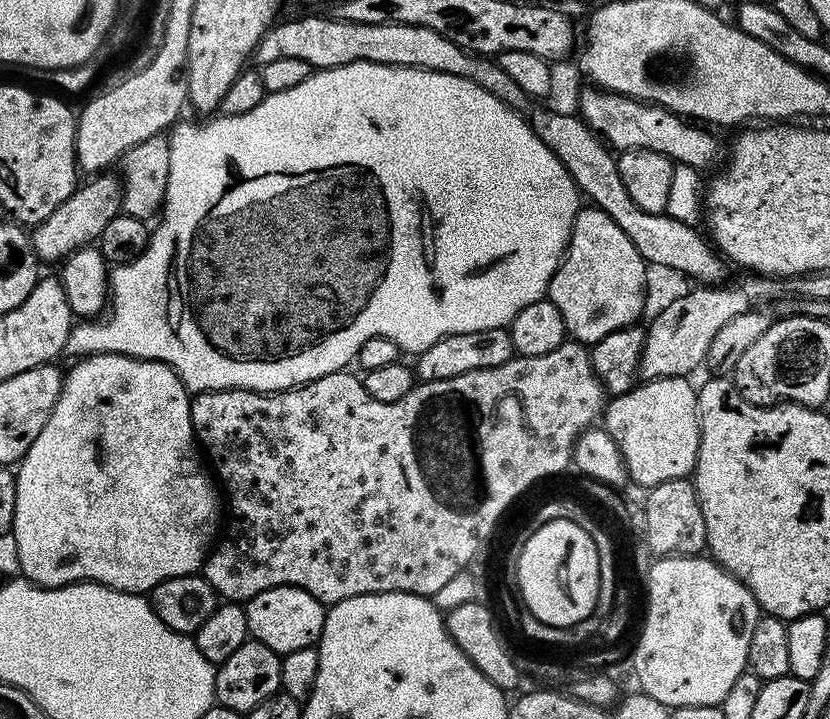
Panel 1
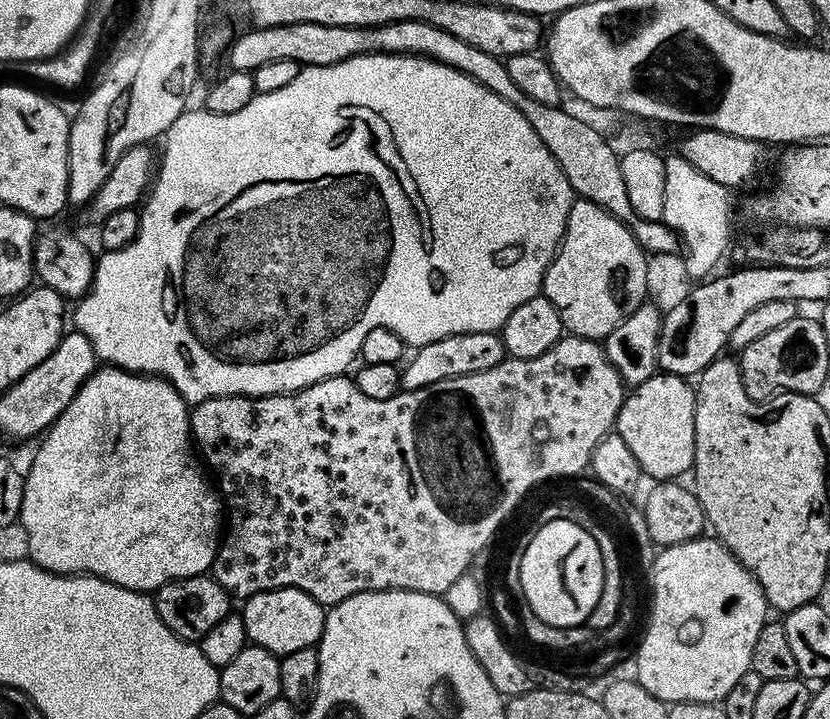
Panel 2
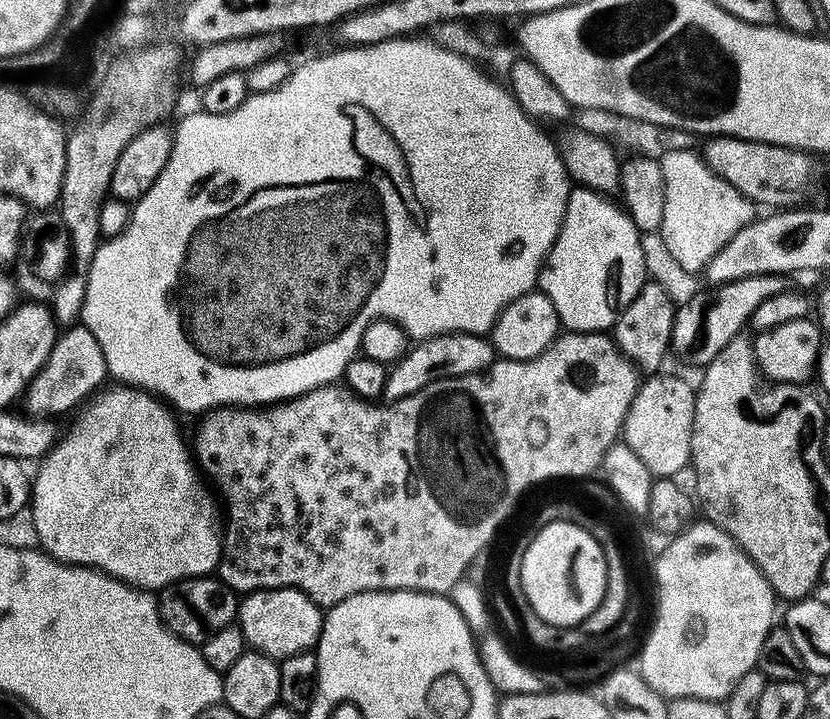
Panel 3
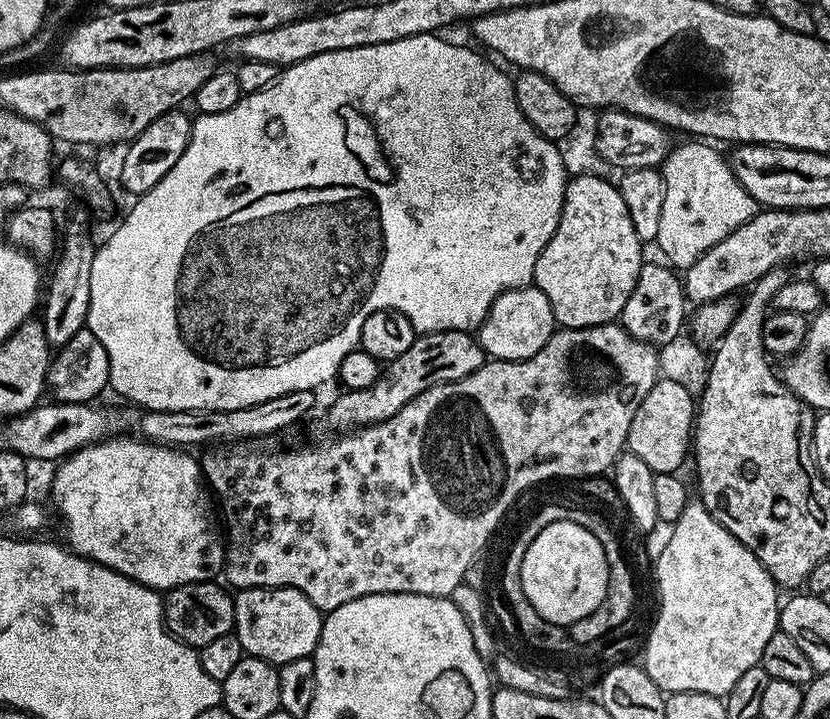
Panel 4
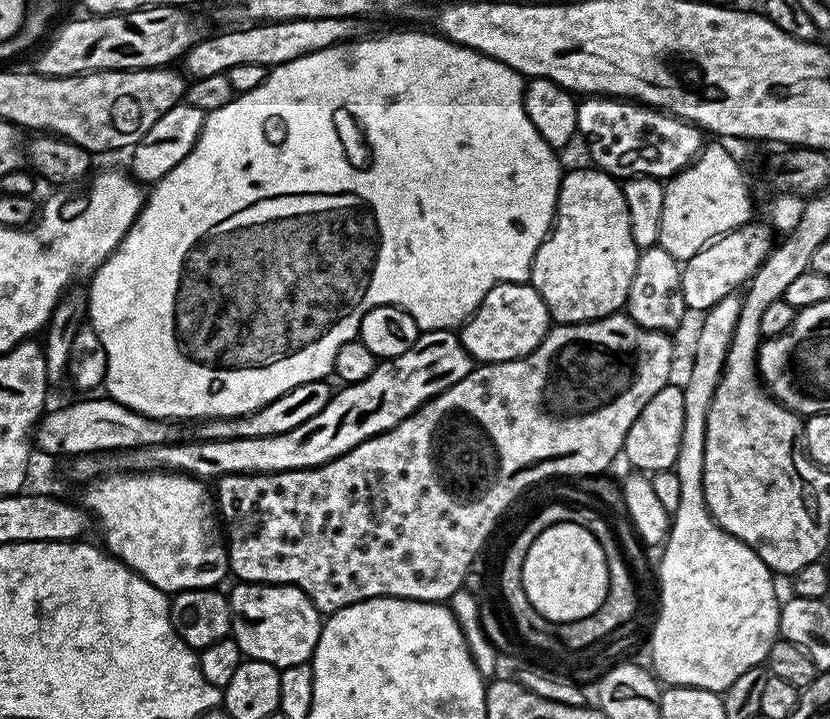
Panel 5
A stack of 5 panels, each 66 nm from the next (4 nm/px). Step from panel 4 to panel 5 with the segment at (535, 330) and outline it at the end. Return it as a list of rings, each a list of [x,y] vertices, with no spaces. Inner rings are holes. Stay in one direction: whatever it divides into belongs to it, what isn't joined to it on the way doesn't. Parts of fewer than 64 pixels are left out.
[[[502,282],[495,284],[482,298],[478,310],[459,329],[462,346],[472,355],[473,361],[480,364],[497,364],[507,360],[522,360],[546,338],[550,327],[550,317],[546,302],[534,290],[531,283],[515,284]]]

